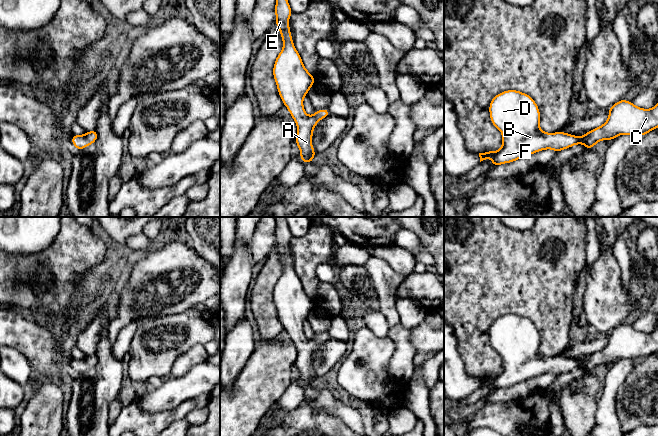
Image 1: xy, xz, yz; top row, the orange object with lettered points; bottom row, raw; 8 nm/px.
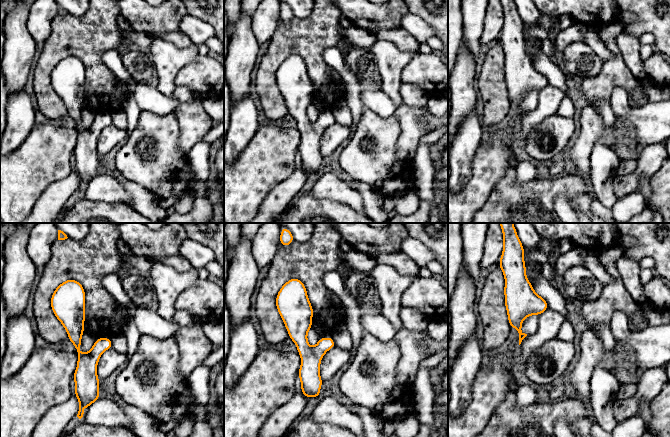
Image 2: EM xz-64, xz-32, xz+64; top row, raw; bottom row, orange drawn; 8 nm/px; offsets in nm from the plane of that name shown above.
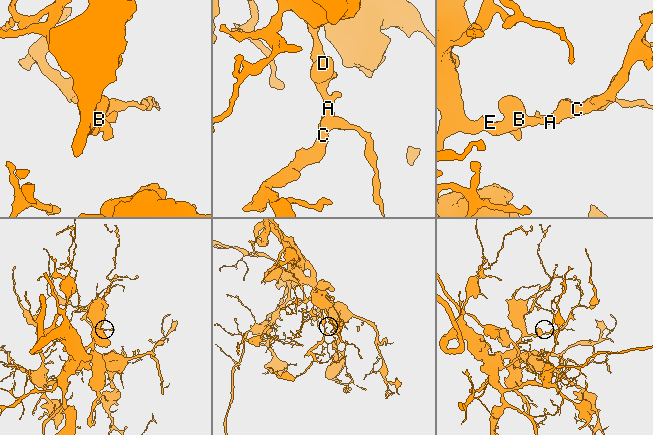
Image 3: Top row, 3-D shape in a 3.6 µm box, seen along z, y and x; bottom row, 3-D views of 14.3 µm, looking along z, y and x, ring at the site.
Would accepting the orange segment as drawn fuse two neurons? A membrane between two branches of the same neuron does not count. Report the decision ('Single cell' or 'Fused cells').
Single cell

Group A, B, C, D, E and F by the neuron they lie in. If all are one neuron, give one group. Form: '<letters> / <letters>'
A B C D E F

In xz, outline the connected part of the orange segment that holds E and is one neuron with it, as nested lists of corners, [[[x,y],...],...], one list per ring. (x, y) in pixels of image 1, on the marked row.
[[[276,0],[276,26],[280,29],[283,48],[277,56],[273,76],[283,104],[289,110],[293,120],[297,123],[295,143],[300,148],[300,159],[305,164],[313,162],[316,154],[312,146],[313,130],[318,121],[326,118],[330,111],[325,108],[308,116],[303,107],[303,98],[315,83],[296,50],[291,37],[289,18],[292,14],[288,0]]]

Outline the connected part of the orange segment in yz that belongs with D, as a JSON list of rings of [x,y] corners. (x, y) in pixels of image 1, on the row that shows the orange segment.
[[[506,90],[495,95],[489,105],[489,112],[493,126],[502,133],[502,147],[498,151],[479,153],[479,157],[480,162],[491,157],[492,166],[511,163],[545,149],[558,152],[576,144],[584,144],[586,149],[592,149],[601,140],[613,140],[623,134],[646,135],[658,127],[658,103],[651,109],[643,109],[624,99],[616,102],[608,109],[609,117],[602,126],[592,129],[580,137],[563,131],[556,133],[542,131],[539,127],[540,111],[534,99],[517,90]]]

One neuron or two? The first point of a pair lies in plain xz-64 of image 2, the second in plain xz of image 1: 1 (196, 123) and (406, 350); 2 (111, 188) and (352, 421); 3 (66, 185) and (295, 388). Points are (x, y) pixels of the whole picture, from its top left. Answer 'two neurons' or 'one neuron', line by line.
1: one neuron
2: one neuron
3: one neuron

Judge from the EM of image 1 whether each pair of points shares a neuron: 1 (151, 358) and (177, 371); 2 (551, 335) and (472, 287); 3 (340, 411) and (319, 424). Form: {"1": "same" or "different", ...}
{"1": "different", "2": "same", "3": "different"}

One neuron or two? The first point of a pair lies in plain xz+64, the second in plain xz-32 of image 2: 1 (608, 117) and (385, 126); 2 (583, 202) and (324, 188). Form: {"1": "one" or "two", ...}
{"1": "two", "2": "one"}

